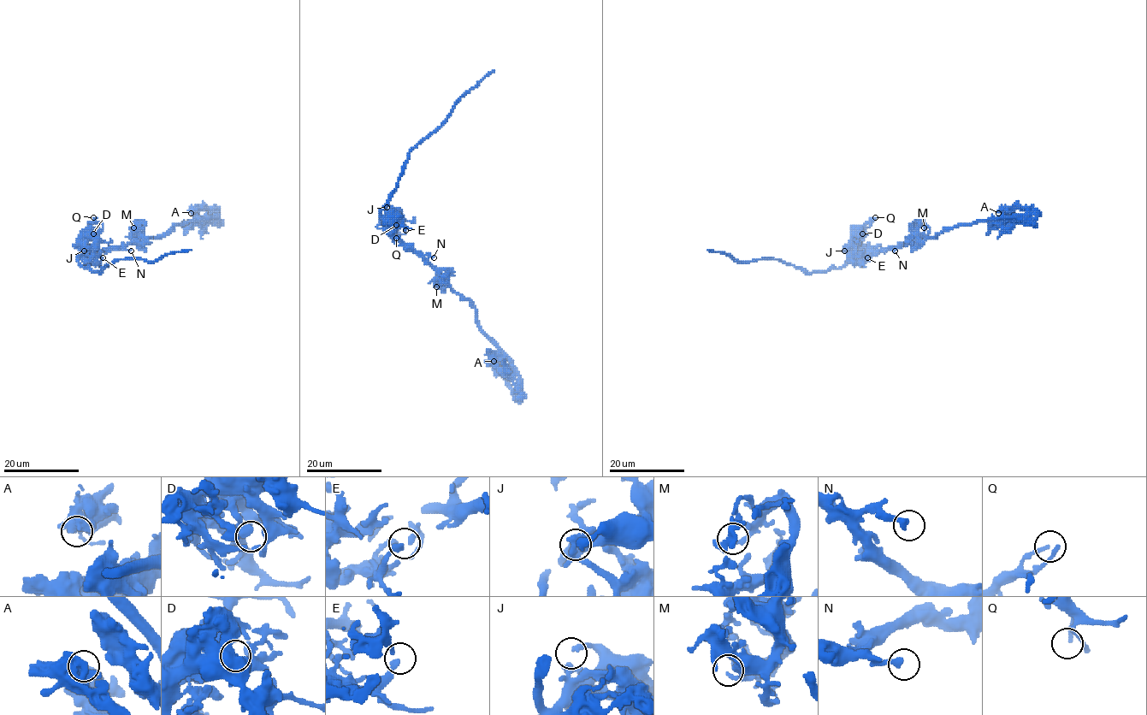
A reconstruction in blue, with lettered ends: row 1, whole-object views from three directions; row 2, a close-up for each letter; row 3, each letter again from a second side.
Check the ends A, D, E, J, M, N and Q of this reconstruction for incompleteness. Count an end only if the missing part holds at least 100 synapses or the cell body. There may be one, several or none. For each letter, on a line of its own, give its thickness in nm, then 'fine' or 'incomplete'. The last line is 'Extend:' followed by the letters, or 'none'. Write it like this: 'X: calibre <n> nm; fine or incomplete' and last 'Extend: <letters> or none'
A: calibre 600 nm; fine
D: calibre 340 nm; fine
E: calibre 280 nm; fine
J: calibre 280 nm; fine
M: calibre 200 nm; fine
N: calibre 300 nm; fine
Q: calibre 170 nm; fine
Extend: none

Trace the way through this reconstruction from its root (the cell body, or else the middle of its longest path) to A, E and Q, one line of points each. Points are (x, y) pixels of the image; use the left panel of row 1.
A: (103, 250), (120, 250), (138, 240), (162, 237), (174, 226), (218, 215), (203, 207), (191, 213)
E: (103, 250), (88, 254), (95, 262), (103, 257)
Q: (103, 250), (85, 251), (81, 246), (85, 232), (94, 220), (93, 217)

